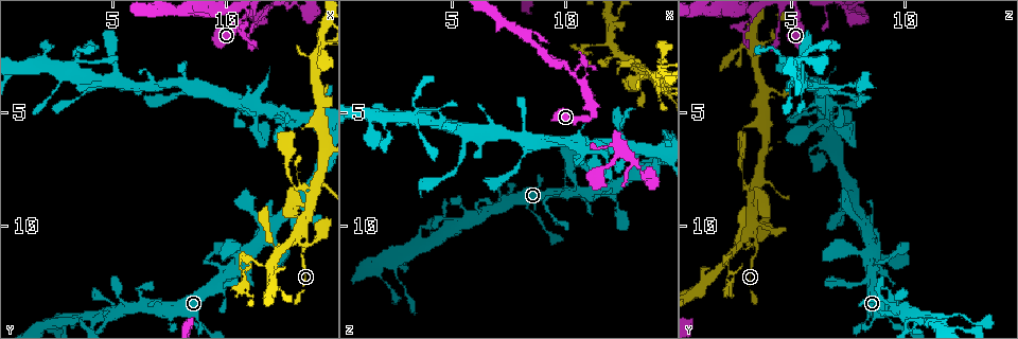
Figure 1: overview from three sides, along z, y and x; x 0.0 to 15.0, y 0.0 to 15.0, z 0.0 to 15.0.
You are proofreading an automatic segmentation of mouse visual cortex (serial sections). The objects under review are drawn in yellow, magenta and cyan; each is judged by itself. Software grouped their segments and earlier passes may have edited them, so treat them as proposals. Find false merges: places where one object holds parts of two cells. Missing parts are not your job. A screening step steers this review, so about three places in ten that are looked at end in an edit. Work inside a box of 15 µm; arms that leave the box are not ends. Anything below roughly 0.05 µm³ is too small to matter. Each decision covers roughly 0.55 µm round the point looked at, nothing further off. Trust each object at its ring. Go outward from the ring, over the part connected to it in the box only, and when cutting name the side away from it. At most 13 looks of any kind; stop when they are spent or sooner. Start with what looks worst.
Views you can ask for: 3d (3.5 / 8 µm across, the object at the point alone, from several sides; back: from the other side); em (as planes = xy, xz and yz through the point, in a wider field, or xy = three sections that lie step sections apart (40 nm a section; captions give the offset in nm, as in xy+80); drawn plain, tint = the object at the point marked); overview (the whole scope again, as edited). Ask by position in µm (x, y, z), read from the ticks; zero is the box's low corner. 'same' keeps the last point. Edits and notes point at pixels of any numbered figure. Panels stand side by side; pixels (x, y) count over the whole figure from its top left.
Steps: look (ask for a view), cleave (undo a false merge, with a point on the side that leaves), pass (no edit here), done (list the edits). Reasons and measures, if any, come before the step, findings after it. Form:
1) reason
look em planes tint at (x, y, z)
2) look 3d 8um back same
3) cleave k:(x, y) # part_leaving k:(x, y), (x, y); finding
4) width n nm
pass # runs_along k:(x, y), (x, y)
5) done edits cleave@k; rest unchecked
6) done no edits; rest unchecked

calibre changes
look 3d 8um at (10.1, 12.3, 8.5)

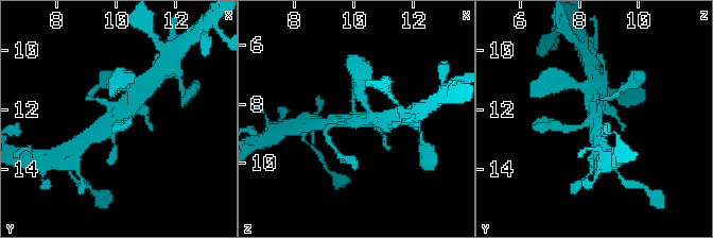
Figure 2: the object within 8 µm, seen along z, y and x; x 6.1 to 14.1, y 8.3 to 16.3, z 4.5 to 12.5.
look em xy step 5 tint at (10.0, 12.4, 8.5)

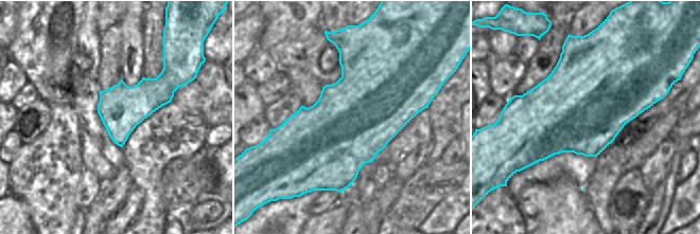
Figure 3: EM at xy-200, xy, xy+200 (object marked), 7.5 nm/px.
pass # runs_along 2:(90, 135), (117, 122), (136, 98); all the same cell

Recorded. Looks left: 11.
narrows sharply
look 3d 3.5um at (13.3, 10.3, 3.1)

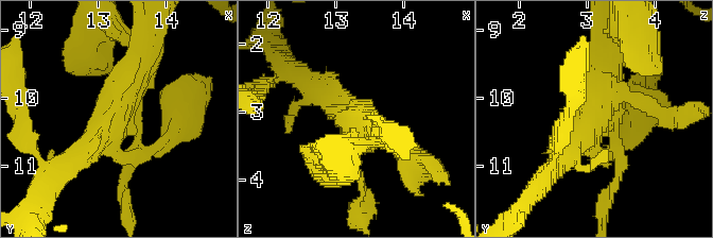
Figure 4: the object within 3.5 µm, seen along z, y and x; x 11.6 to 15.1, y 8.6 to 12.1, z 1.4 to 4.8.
arms 4; arm_widths 150, 200, 350, 400 nm; now the EM
look em xy step 2 tint at (13.35, 10.30, 3.20)

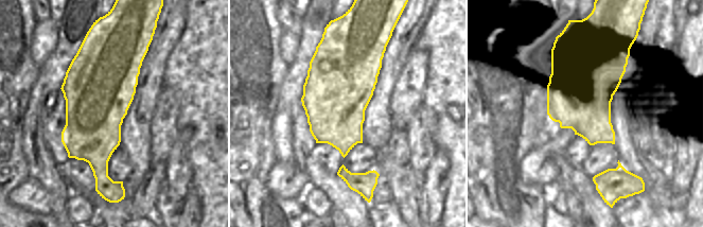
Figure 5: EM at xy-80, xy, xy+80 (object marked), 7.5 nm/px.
cut it another way
look em xy step 5 tint same

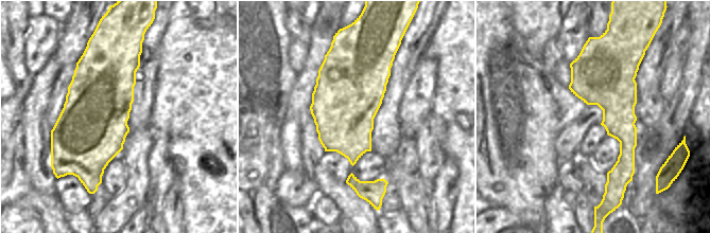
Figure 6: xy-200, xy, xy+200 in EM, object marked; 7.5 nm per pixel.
pass # runs_along 4:(123, 177), (136, 135), (120, 92), (142, 53); all the same cell

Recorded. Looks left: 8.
calibre changes
look 3d 3.5um at (13.4, 8.6, 3.2)

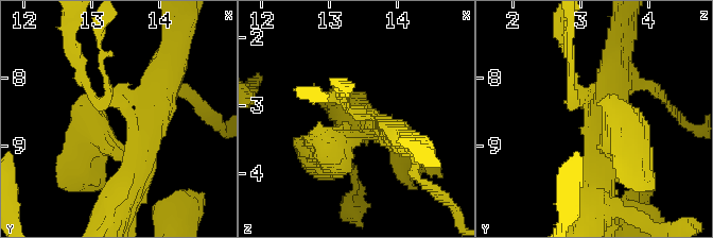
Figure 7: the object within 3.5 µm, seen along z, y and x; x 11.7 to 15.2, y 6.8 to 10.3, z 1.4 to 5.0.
now the EM
look em xy step 1 tint at (13.50, 8.50, 3.10)

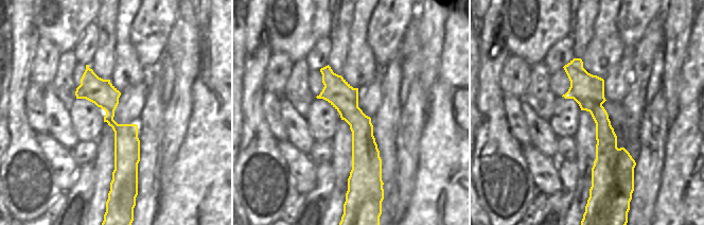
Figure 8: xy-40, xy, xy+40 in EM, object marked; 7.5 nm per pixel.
cleave 7:(570, 96) # part_leaving 7:(587, 109), (571, 100), (568, 38); two cells meet here

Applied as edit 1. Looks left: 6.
sharp bend
look 3d 3.5um at (14.4, 6.8, 5.8)

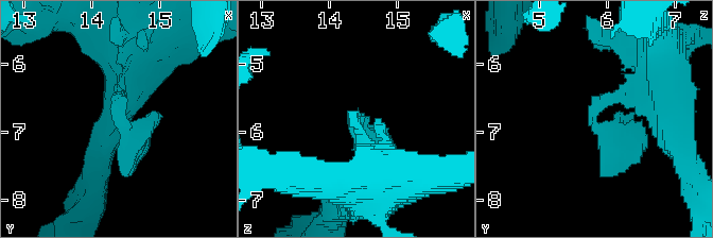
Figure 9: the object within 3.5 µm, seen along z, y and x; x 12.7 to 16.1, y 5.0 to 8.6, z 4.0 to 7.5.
shape alone is not enough
look em xy step 1 tint at (14.40, 6.65, 5.80)

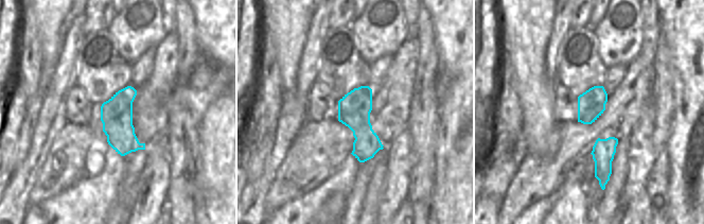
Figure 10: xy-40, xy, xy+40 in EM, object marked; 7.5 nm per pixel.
width 240 nm
pass # runs_along 9:(665, 95), (639, 145); continuous, no second cell

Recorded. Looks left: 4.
calibre changes
look 3d 3.5um at (14.4, 6.7, 3.9)

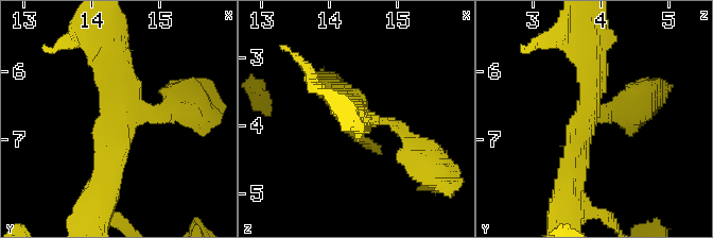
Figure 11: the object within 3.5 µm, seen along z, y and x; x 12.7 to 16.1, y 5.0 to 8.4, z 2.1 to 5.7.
look em xy step 5 tint at (14.35, 6.60, 3.75)

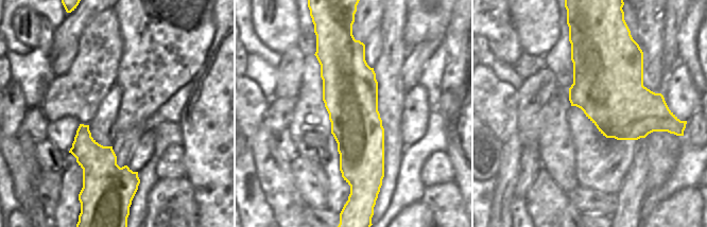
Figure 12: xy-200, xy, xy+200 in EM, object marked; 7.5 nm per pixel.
look em xy step 3 tint same

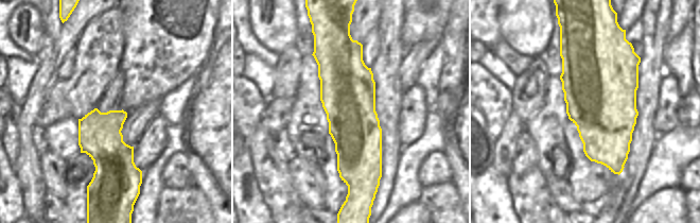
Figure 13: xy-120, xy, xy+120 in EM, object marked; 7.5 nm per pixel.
pass # runs_along 11:(567, 181), (591, 96), (588, 44); continuous, no second cell

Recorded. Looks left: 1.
done edits cleave@7; rest unchecked

